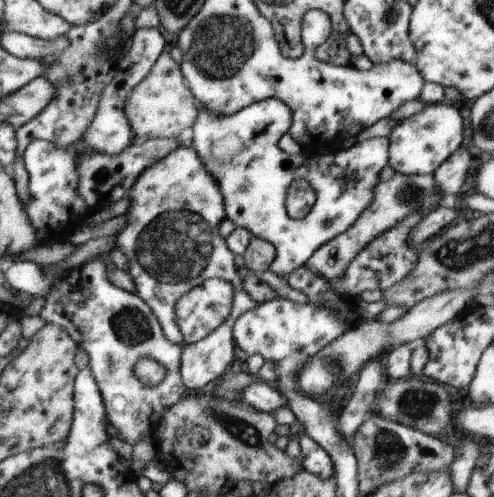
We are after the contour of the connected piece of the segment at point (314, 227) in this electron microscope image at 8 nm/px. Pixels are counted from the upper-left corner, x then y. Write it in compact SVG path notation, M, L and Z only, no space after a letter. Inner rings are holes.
M278 98L265 99L253 103L233 116L217 116L199 104L199 116L193 126L192 146L203 159L207 170L218 180L222 187L229 220L238 227L250 230L255 237L269 240L278 250L277 260L271 265L271 270L277 276L288 278L290 274L305 267L310 258L324 244L347 232L357 222L374 199L375 184L379 181L379 171L389 164L390 140L386 136L372 137L355 143L349 150L342 149L332 155L303 158L285 153L279 148L279 140L289 133L294 123L294 112L288 104ZM295 179L309 182L316 193L316 201L307 215L294 220L287 214L287 190Z

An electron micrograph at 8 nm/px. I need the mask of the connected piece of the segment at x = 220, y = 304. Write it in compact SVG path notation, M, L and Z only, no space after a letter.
M211 278L205 283L199 284L182 296L175 304L175 318L182 328L183 336L186 338L187 344L195 344L215 332L219 325L229 320L231 312L233 312L233 301L235 300L235 288L229 280L223 278Z

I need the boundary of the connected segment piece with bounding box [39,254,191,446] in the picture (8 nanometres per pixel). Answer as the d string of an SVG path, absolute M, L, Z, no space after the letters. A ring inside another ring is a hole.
M101 254L64 272L46 296L46 305L39 316L45 323L64 327L89 353L90 367L102 389L108 418L121 439L134 446L155 437L167 409L191 392L182 375L183 346L166 337L158 316L146 300L111 282L107 266L107 258ZM143 358L153 358L167 366L167 376L159 386L147 386L135 376L135 364Z

